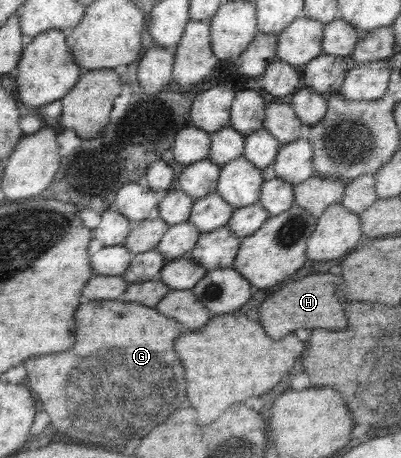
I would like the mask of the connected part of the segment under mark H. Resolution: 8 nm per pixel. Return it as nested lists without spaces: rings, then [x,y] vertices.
[[[322,273],[322,275],[310,275],[300,281],[288,283],[282,289],[278,289],[274,295],[270,295],[260,305],[260,323],[266,329],[266,333],[272,339],[280,339],[300,327],[306,329],[330,329],[330,331],[344,331],[348,327],[346,315],[340,307],[340,301],[336,299],[336,287],[342,283],[340,275]]]

